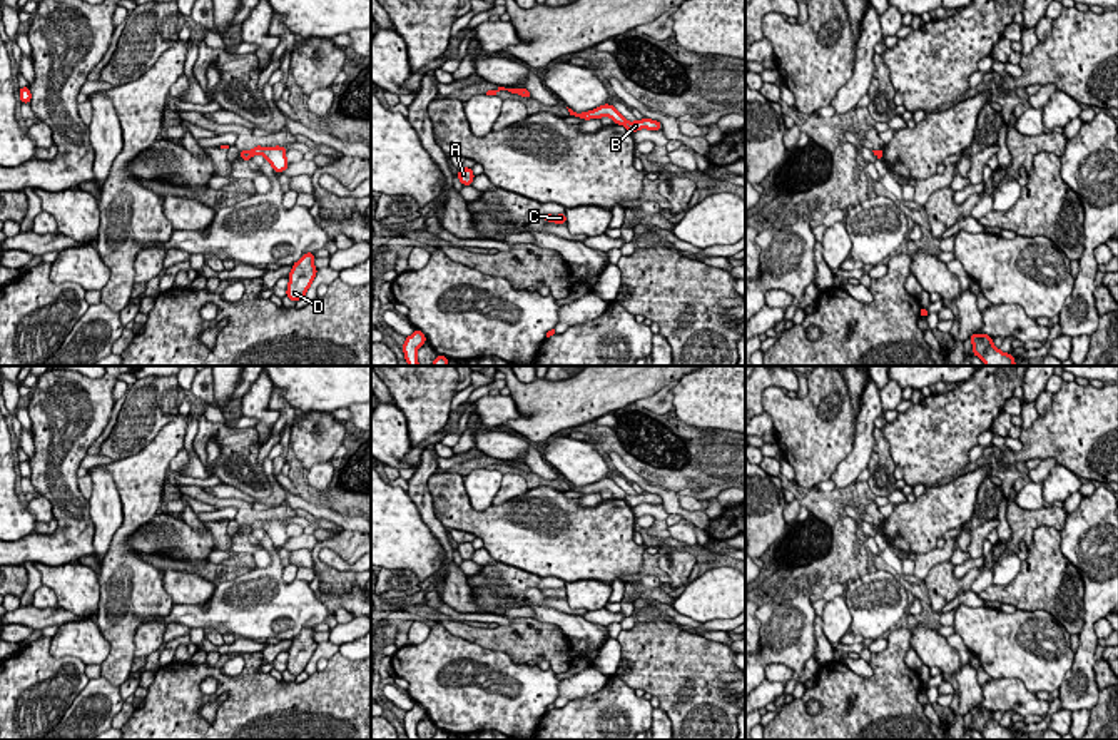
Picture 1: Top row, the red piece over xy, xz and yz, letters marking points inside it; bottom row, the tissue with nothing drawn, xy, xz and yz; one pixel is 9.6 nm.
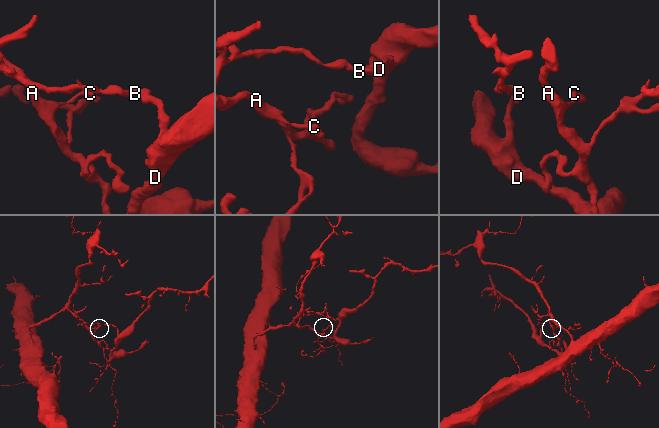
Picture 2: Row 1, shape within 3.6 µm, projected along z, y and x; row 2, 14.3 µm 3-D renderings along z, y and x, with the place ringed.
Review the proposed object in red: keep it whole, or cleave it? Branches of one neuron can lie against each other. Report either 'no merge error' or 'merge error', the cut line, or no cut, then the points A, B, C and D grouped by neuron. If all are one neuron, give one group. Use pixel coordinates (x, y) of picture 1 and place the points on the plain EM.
merge error; cut xz (627, 495), (624, 498); groups A C / B D

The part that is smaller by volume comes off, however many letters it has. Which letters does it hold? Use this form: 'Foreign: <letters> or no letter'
Foreign: B, D

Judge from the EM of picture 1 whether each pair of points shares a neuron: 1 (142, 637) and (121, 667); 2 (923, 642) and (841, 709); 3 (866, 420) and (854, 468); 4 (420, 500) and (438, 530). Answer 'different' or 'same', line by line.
1: different
2: different
3: same
4: same

